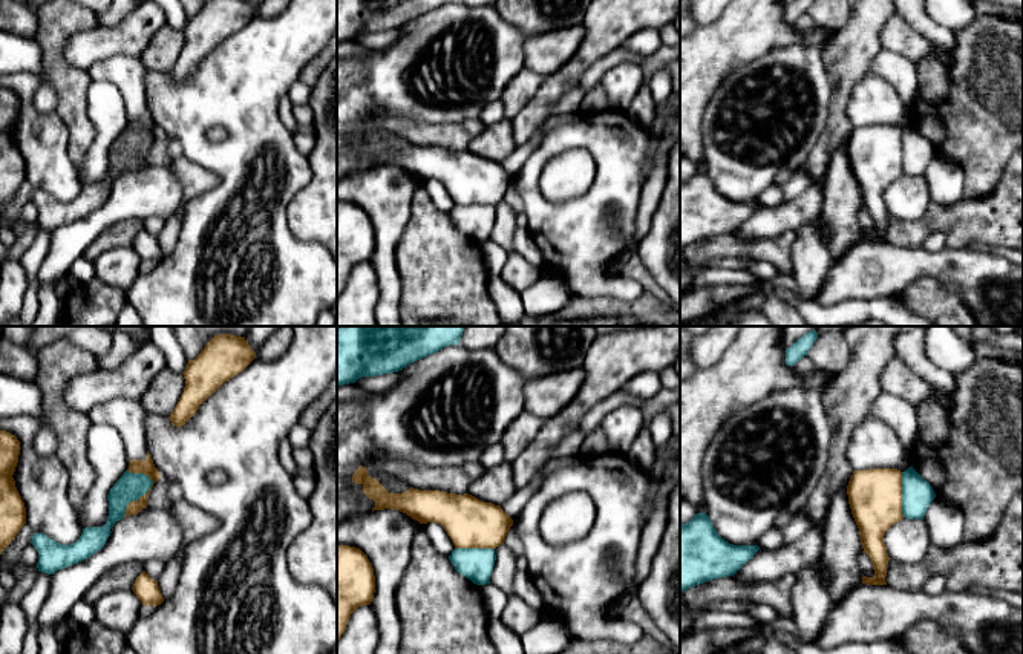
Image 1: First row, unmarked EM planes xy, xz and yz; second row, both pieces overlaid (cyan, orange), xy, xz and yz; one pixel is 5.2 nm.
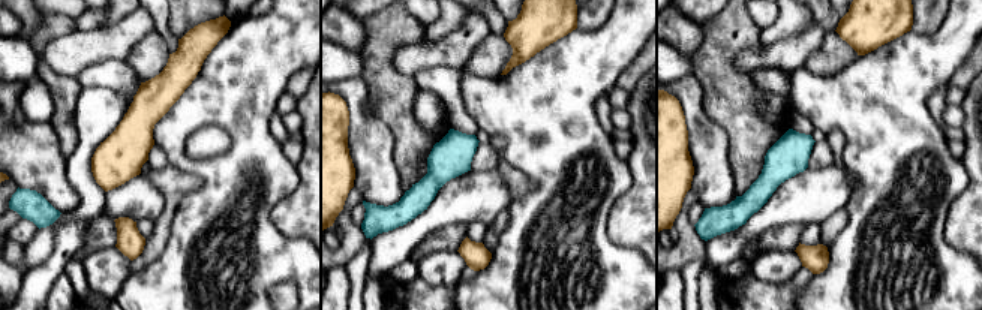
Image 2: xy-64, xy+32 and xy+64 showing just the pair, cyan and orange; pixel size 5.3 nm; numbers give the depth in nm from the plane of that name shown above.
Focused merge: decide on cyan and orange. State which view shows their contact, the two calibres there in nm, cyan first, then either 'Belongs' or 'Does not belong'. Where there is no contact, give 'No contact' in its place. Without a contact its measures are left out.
Touches cyan in xy. Thickness 150 nm (cyan) against 80 nm. Does not belong

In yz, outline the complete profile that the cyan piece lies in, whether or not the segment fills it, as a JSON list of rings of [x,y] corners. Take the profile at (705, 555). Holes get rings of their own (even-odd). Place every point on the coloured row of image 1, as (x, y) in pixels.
[[[697,513],[689,522],[680,524],[680,590],[734,576],[758,550],[758,545],[729,544],[717,533],[706,513]]]

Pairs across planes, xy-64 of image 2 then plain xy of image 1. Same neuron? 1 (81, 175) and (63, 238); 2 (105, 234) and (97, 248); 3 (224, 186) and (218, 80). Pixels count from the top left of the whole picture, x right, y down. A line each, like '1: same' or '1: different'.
1: different
2: same
3: same

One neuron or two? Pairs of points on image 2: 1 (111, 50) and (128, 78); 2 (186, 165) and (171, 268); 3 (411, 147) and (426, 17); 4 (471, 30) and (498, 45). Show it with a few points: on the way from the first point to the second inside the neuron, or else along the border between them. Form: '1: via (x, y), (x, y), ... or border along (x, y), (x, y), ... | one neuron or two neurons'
1: border along (125, 59), (102, 59), (83, 69) | two neurons
2: via (207, 184), (207, 220), (189, 241) | one neuron
3: border along (411, 15), (425, 27) | two neurons
4: border along (490, 33), (465, 66) | two neurons

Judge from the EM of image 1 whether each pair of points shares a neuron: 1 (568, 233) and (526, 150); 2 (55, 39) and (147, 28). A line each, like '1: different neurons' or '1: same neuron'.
1: different neurons
2: different neurons

